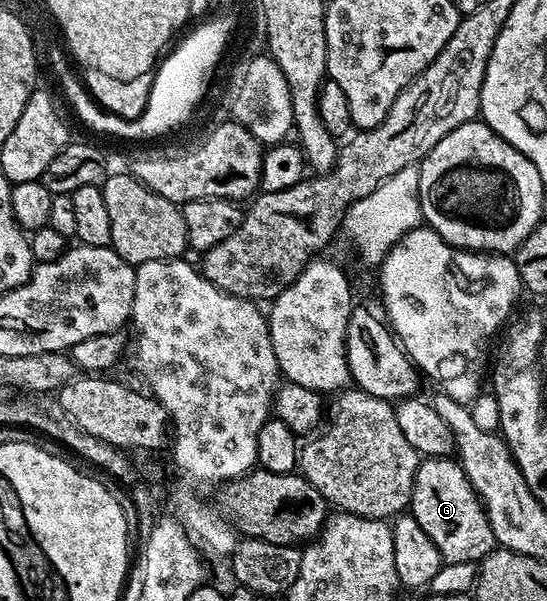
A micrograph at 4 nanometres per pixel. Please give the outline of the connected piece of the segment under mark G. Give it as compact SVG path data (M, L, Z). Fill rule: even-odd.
M429 456L421 459L412 487L410 514L418 526L426 530L430 542L438 546L443 563L479 562L497 547L484 506L455 458Z

